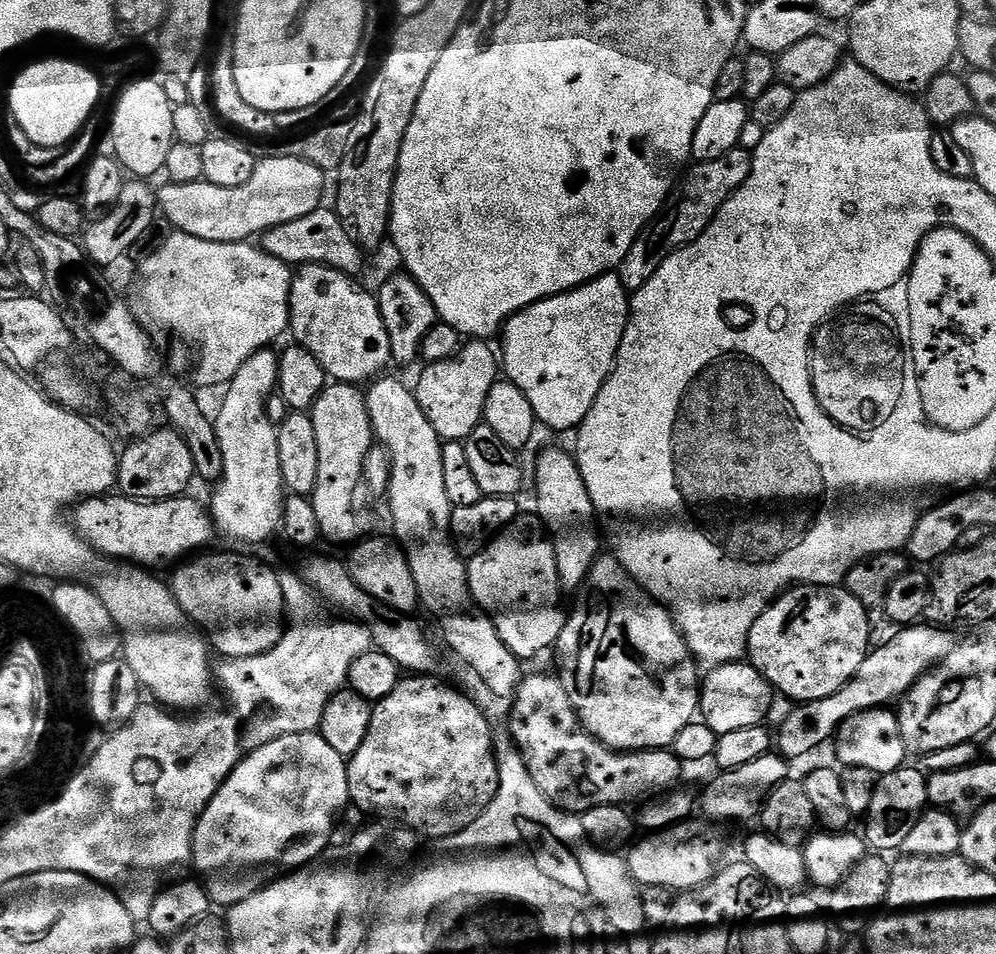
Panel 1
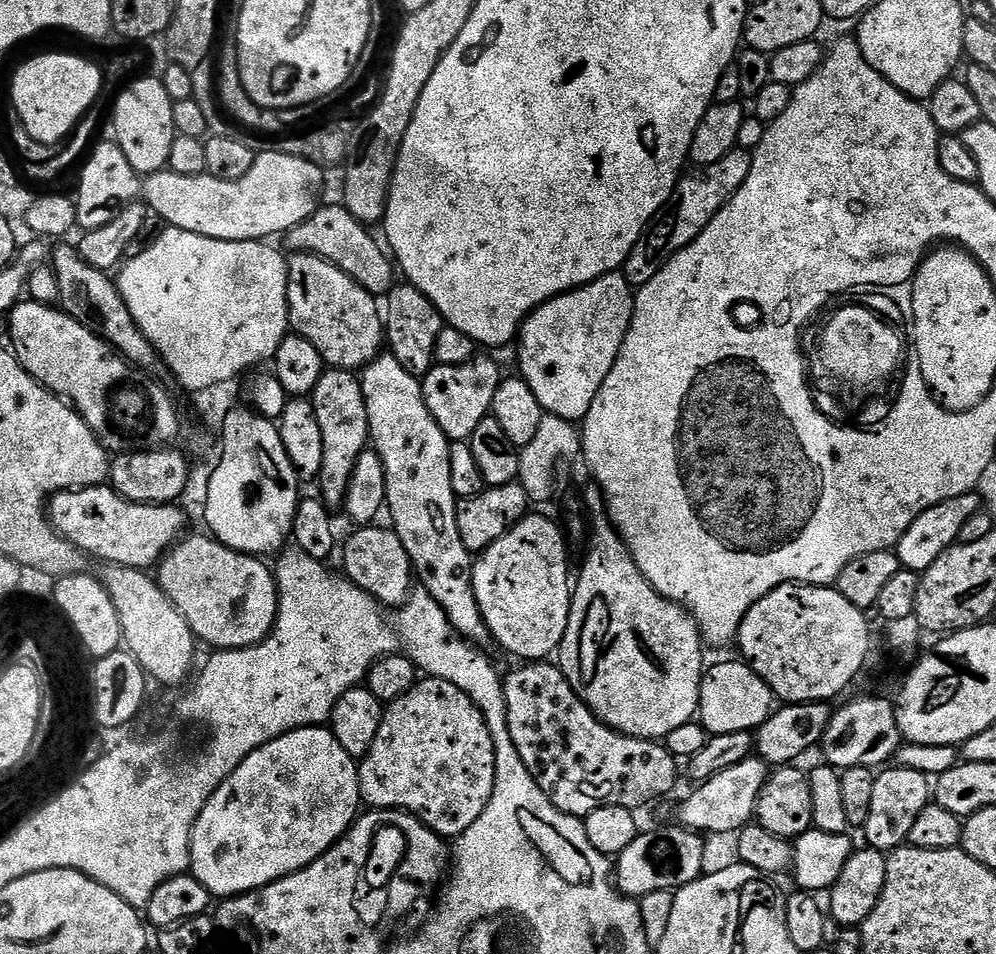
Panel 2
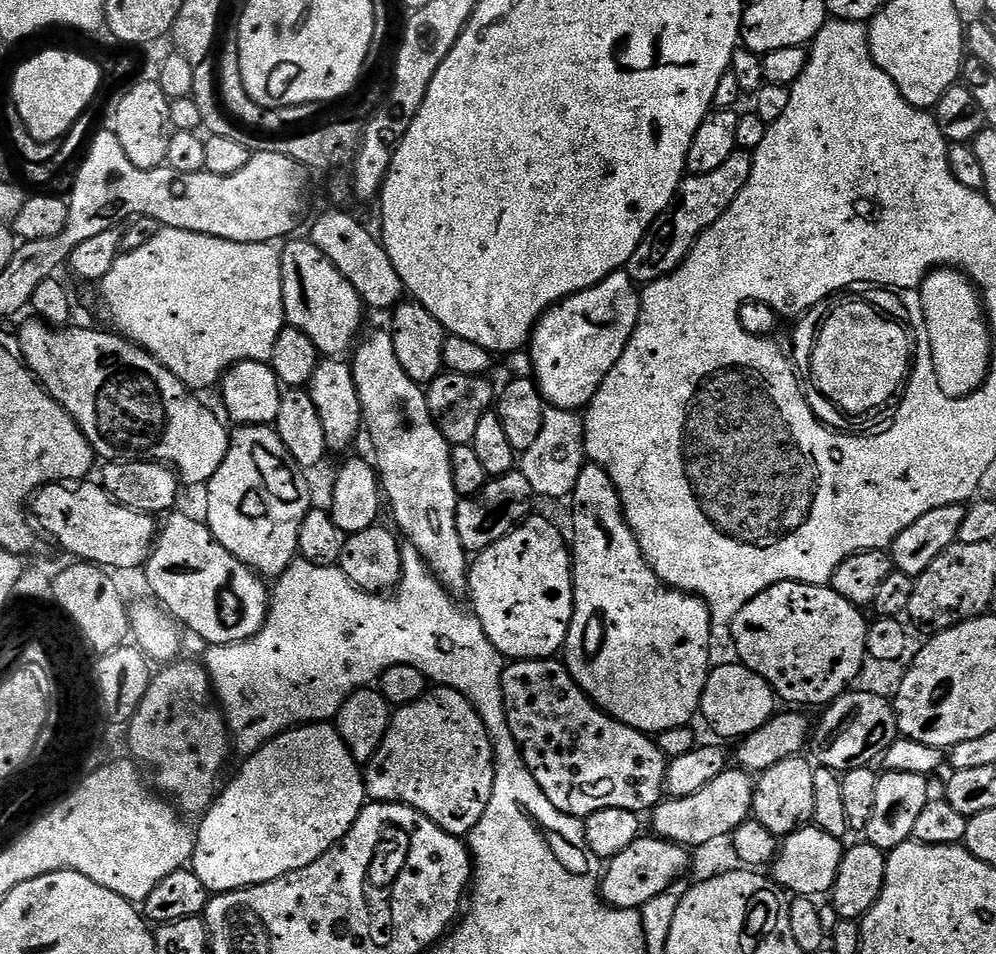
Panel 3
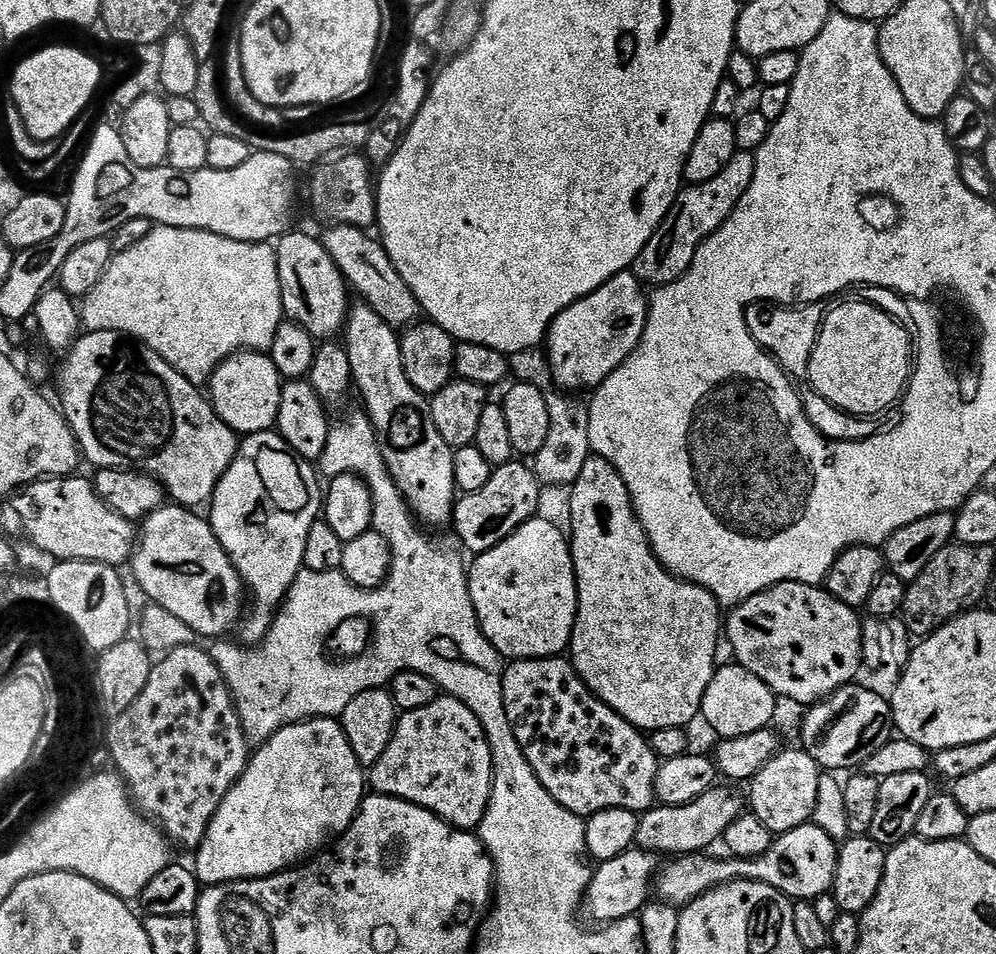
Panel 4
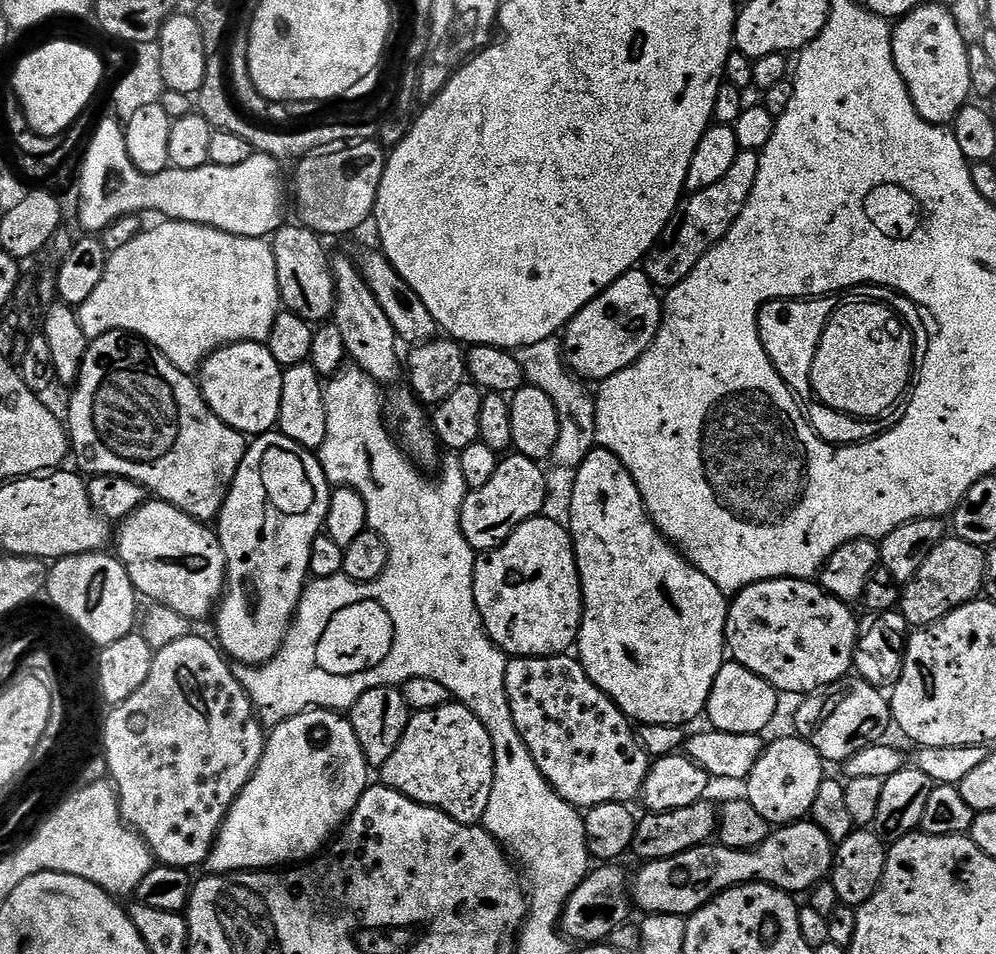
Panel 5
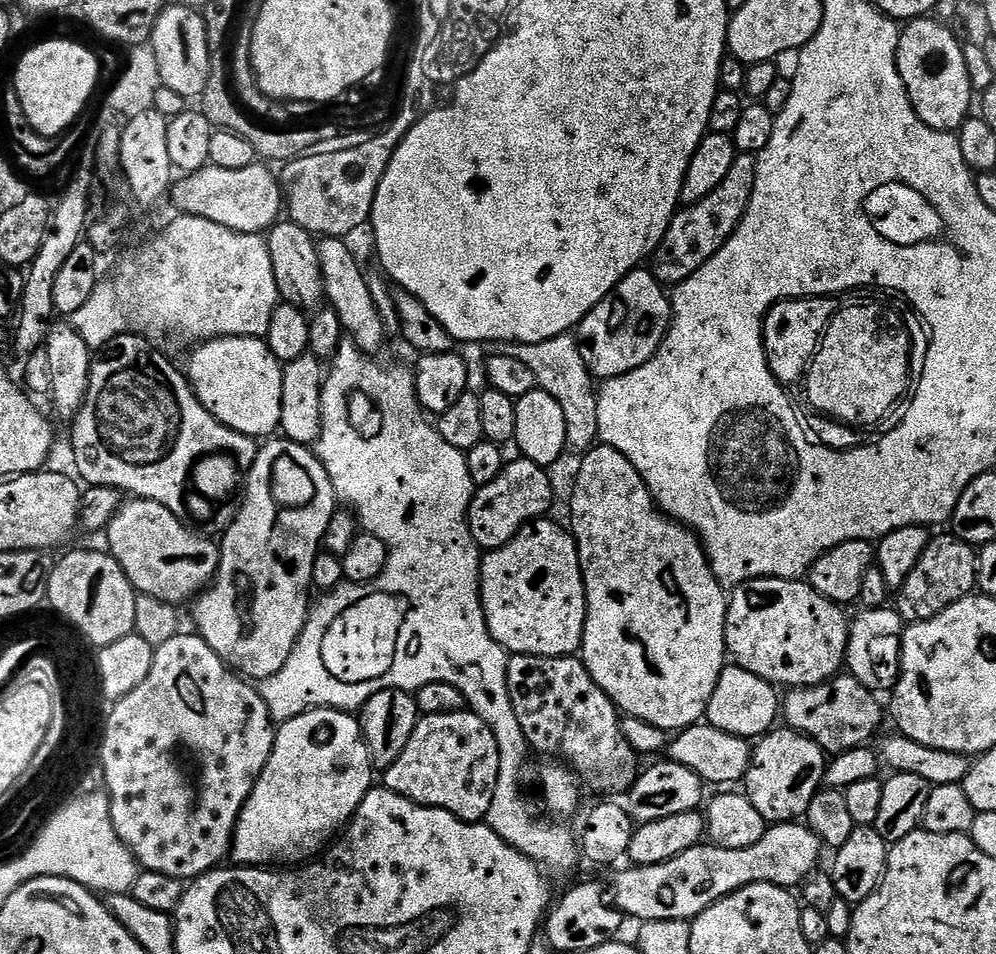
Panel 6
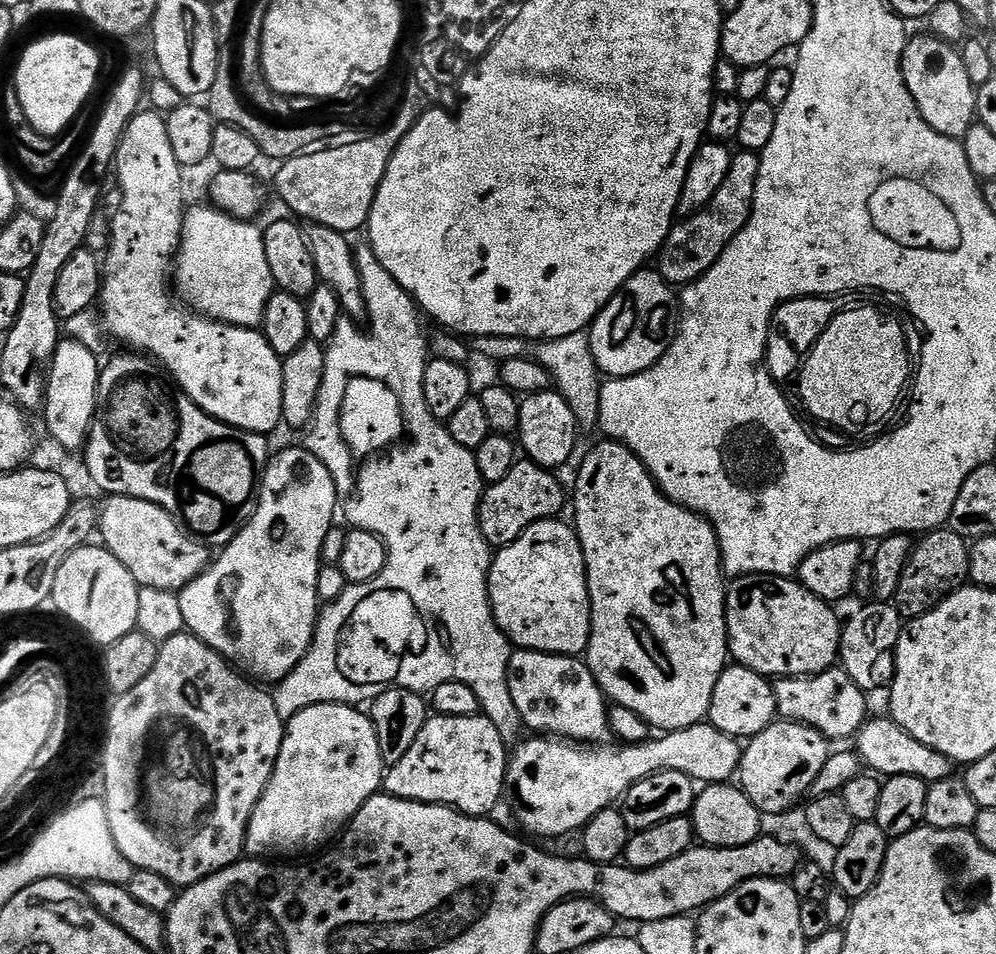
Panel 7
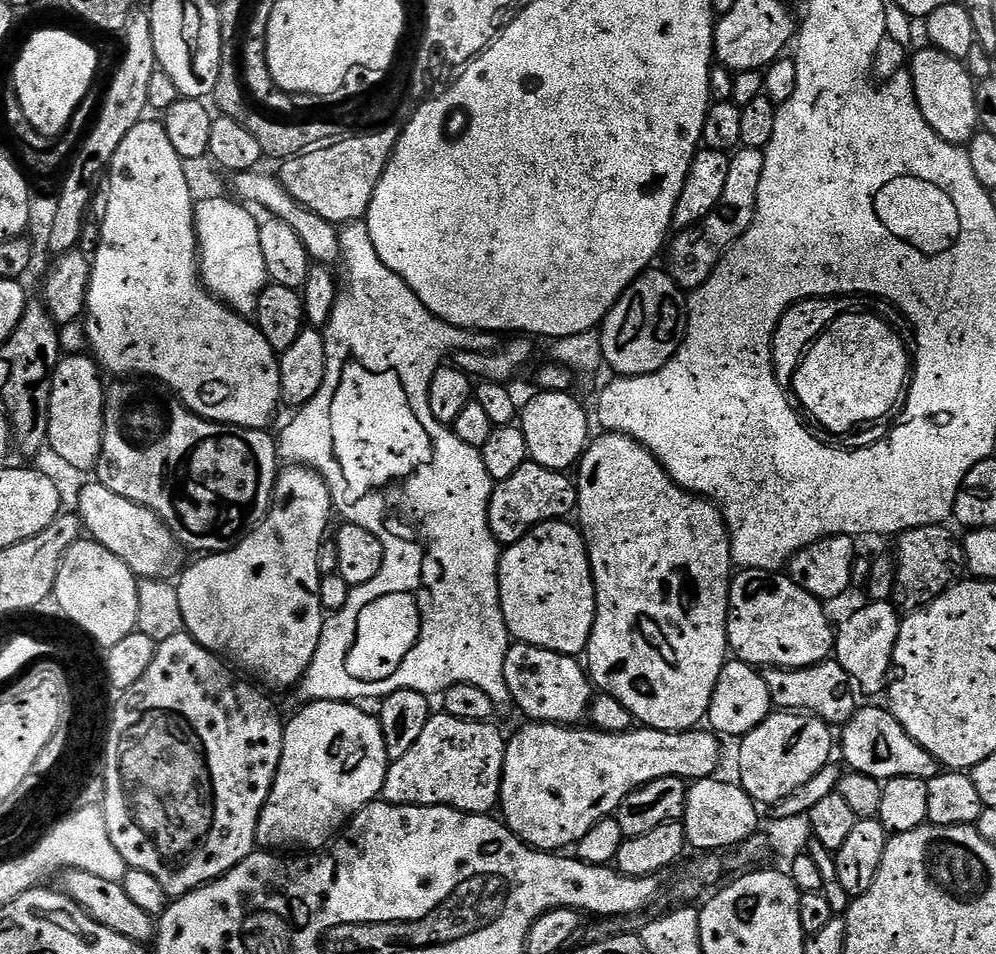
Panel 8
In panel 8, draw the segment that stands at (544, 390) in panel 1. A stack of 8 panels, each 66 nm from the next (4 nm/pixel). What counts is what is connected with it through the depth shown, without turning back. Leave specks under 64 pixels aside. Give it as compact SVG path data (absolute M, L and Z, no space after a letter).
M656 271L641 272L640 277L621 294L618 302L608 312L607 318L598 329L603 363L608 368L612 367L617 377L645 376L662 370L662 366L666 366L666 362L674 358L680 343L684 341L684 335L688 329L688 302L685 293L669 278L667 271Z

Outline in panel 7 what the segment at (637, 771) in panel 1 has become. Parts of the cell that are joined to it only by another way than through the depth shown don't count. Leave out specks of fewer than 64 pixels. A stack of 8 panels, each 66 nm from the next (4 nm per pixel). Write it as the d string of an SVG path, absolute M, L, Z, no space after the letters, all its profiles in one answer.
M529 648L513 651L508 663L508 685L510 686L510 698L514 698L514 706L518 706L521 725L527 731L529 728L529 733L583 742L593 746L603 745L607 741L604 739L609 739L609 701L606 699L604 691L598 686L594 674L581 657L535 652Z

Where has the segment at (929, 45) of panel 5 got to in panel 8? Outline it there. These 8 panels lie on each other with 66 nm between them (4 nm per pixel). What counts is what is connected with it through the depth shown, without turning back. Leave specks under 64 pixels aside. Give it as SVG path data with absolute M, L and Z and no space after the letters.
M925 46L921 52L913 51L910 56L912 85L922 118L946 142L967 145L978 131L978 102L976 101L977 81L972 79L967 67L959 59L933 46Z

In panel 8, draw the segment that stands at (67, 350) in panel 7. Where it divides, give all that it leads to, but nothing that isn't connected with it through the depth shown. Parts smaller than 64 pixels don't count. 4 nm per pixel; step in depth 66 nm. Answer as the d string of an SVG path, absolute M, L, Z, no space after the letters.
M65 355L52 371L48 407L47 447L64 464L80 472L91 473L100 460L104 437L104 394L101 369L91 355Z

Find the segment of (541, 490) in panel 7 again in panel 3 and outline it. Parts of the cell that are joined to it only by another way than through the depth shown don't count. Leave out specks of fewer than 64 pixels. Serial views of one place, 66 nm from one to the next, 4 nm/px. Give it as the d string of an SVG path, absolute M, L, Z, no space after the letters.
M519 470L491 477L488 484L482 490L478 490L478 494L457 499L458 538L462 538L464 551L479 554L494 546L494 542L506 538L506 534L510 534L528 519L533 501L530 483L526 482L526 478Z

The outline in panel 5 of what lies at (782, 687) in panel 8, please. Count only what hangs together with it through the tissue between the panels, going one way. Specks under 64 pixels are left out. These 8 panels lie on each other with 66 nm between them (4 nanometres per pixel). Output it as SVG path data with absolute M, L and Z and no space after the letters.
M861 678L842 679L815 694L805 695L801 700L804 701L796 708L795 735L814 746L820 759L829 765L843 765L844 761L858 754L858 750L881 743L887 737L884 735L888 727L891 729L894 724L889 697L879 687Z

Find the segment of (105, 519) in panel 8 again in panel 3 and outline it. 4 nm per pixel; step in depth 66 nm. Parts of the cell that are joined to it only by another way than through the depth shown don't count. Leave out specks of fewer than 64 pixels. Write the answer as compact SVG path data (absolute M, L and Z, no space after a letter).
M176 515L163 521L148 555L151 595L173 620L203 636L210 646L242 642L259 634L268 617L269 585L219 544L203 519Z

